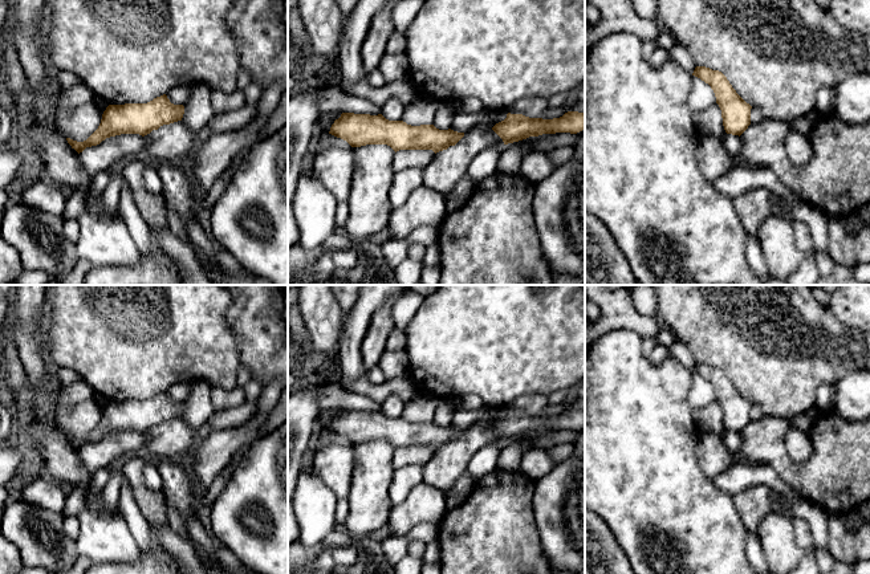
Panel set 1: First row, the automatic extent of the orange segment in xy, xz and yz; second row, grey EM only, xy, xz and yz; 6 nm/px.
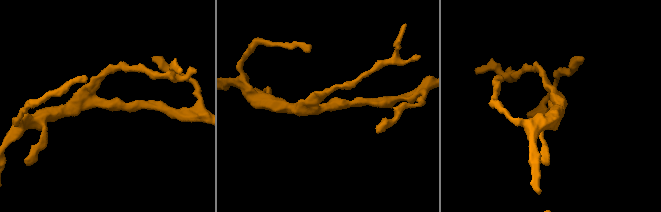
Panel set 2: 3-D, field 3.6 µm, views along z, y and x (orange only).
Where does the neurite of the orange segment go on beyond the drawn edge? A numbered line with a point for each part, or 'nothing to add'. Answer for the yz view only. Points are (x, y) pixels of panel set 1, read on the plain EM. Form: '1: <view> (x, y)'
nothing to add

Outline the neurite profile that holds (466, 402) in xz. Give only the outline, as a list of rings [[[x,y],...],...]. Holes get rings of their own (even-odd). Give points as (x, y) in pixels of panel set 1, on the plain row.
[[[462,395],[456,400],[452,400],[456,410],[476,410],[484,406],[479,395]]]

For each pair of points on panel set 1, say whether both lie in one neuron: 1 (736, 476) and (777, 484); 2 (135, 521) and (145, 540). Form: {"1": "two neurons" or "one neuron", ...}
{"1": "one neuron", "2": "one neuron"}

